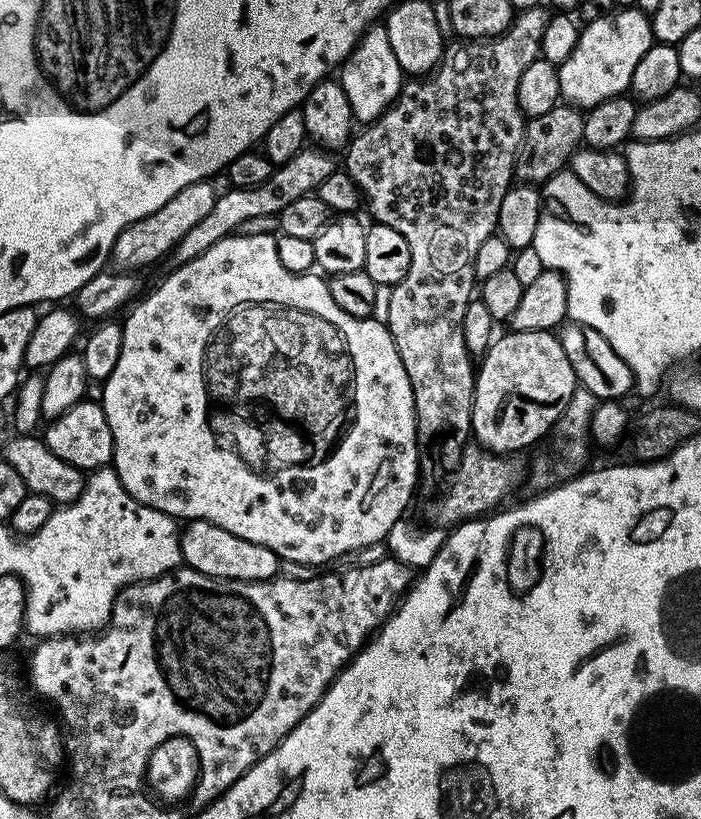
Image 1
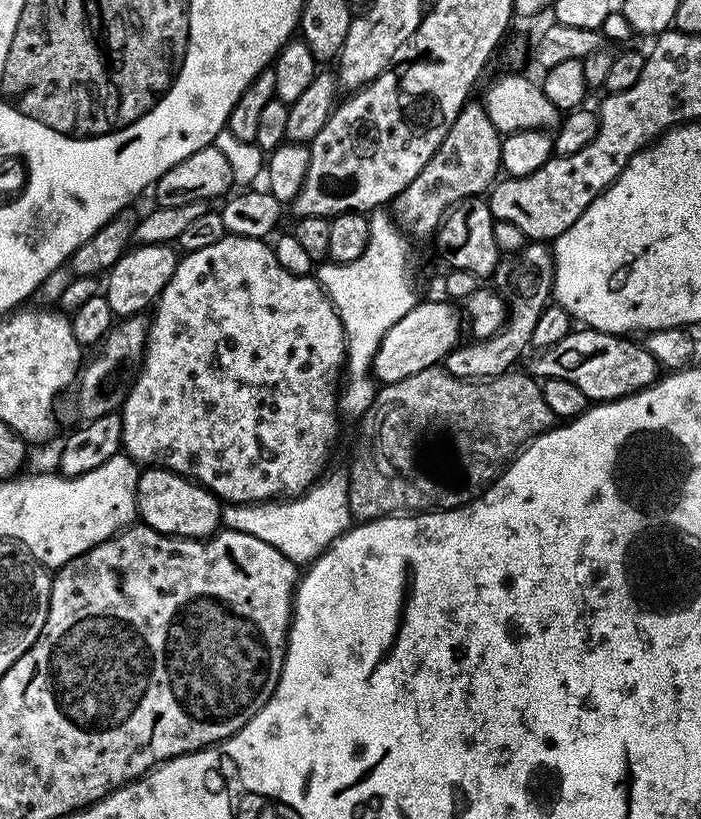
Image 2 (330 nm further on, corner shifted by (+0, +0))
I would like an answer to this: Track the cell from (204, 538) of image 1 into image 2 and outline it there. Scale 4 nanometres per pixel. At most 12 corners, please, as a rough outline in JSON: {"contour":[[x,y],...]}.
{"contour":[[148,466],[136,510],[149,528],[211,537],[222,501],[169,468]]}

